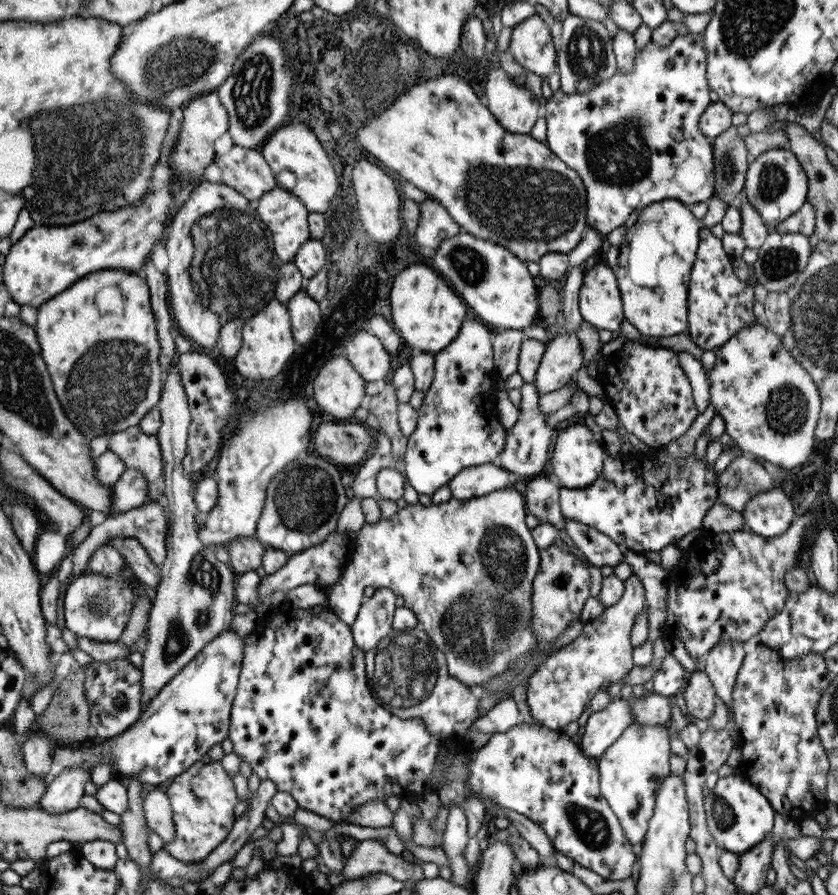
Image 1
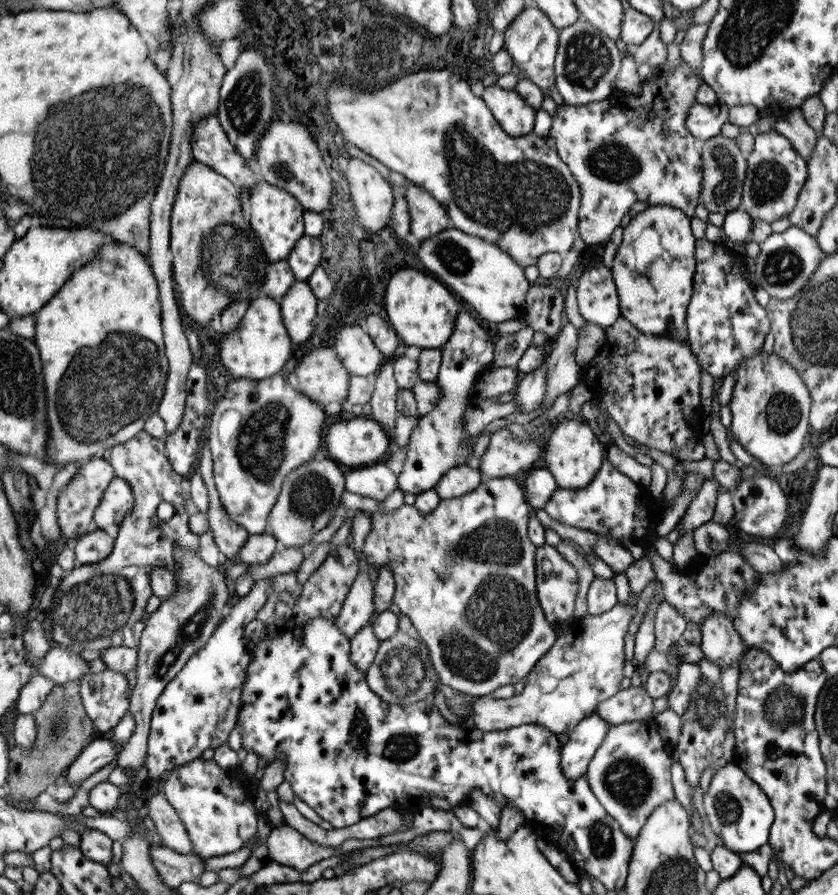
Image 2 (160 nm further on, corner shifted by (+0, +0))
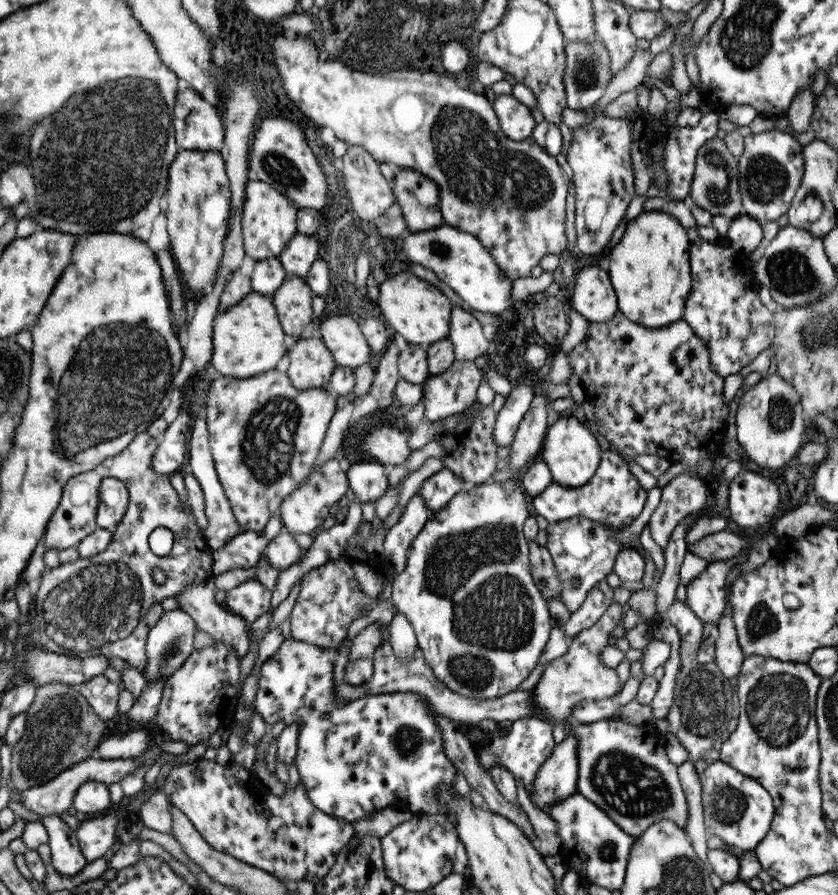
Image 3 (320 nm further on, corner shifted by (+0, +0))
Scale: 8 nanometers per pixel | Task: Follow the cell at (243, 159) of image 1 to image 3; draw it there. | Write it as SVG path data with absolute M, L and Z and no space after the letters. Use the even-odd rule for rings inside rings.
M191 88L176 94L173 127L179 150L224 155L224 128L217 111Z

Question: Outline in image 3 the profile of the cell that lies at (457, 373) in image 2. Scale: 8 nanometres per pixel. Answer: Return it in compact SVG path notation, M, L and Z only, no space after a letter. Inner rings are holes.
M453 305L448 324L448 336L453 347L453 361L473 361L478 356L487 359L489 341L483 336L481 326L473 314Z

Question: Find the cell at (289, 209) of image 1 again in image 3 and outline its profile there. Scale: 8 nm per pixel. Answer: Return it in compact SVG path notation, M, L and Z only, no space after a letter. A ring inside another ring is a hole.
M257 180L245 182L241 209L240 229L245 256L253 261L279 257L285 243L297 232L296 212L298 206L271 186Z

